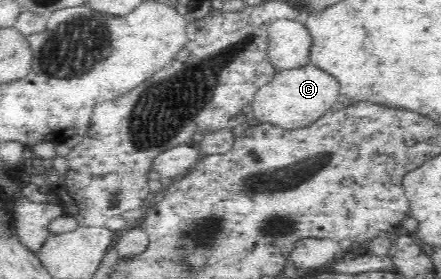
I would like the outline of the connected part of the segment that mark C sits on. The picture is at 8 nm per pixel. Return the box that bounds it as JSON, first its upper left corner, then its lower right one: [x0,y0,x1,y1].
[247,61,339,129]

